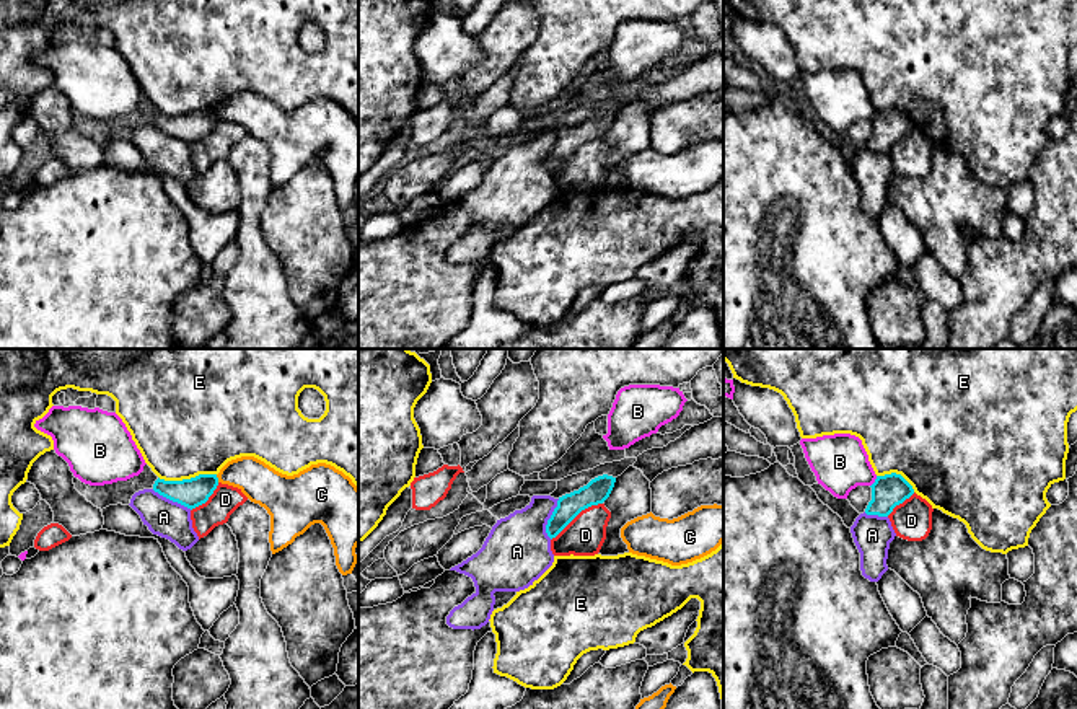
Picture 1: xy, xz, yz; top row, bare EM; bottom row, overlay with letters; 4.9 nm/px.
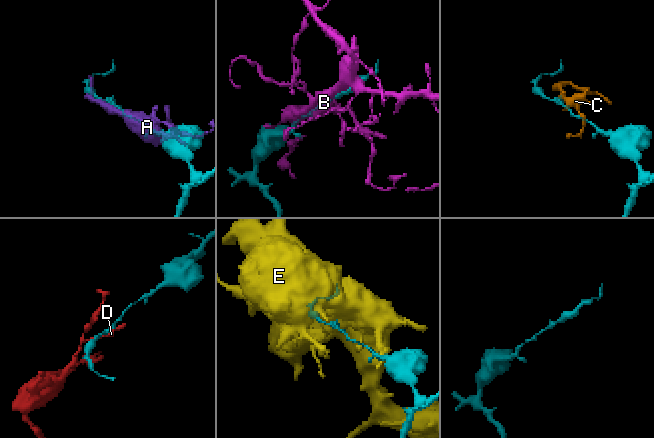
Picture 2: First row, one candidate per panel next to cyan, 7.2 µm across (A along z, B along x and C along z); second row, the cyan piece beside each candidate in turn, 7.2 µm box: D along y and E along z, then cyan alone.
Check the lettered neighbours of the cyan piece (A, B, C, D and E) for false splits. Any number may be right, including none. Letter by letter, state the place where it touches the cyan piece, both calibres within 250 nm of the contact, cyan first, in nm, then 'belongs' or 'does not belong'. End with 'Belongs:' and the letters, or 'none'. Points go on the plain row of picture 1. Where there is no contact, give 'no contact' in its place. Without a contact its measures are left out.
A: meets cyan in xz at (549, 154); 120 nm thick on the cyan side, 320 nm on the other; does not belong
B: meets cyan in yz at (875, 116); 160 nm thick on the cyan side, 280 nm on the other; does not belong
C: meets cyan in xy at (217, 113); 140 nm thick on the cyan side, 190 nm on the other; does not belong
D: meets cyan in xz at (575, 150); 120 nm thick on the cyan side, 190 nm on the other; does not belong
E: meets cyan in xy at (186, 114); 140 nm thick on the cyan side, 480 nm on the other; does not belong
Belongs: none

